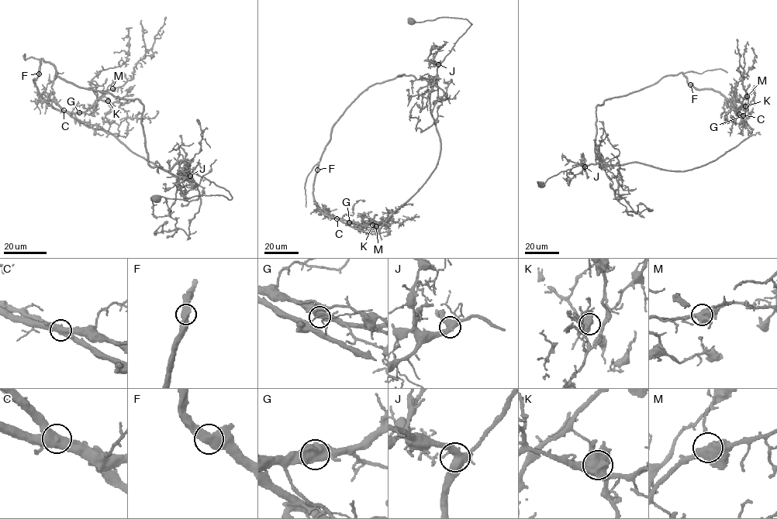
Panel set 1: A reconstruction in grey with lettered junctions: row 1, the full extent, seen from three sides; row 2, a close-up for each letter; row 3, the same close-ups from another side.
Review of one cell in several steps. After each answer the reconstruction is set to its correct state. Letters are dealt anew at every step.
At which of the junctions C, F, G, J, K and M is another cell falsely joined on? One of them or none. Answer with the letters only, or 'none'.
C

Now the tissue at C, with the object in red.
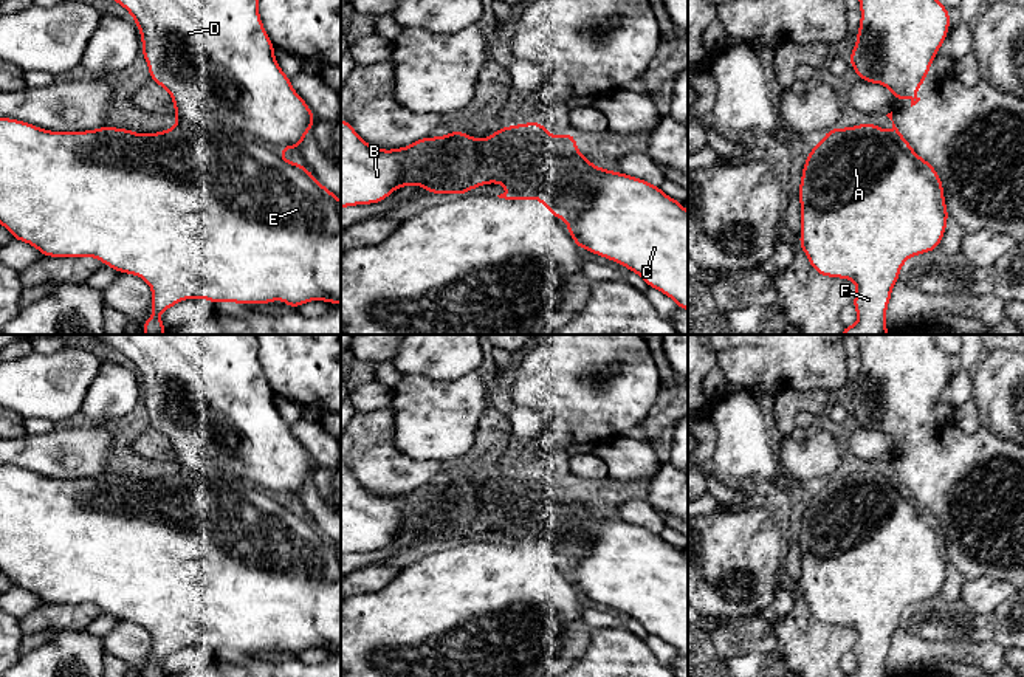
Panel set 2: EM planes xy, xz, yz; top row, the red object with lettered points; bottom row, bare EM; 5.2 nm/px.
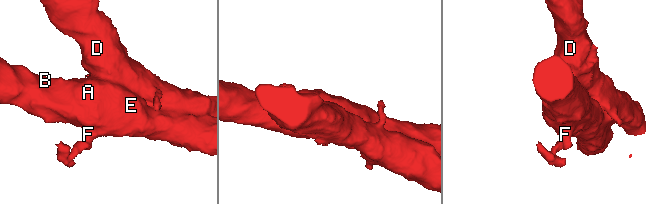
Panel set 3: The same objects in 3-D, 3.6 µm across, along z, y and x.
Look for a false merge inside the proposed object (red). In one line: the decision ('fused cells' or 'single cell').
fused cells

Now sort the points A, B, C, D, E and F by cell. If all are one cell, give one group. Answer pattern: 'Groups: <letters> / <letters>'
Groups: A B E F / C D

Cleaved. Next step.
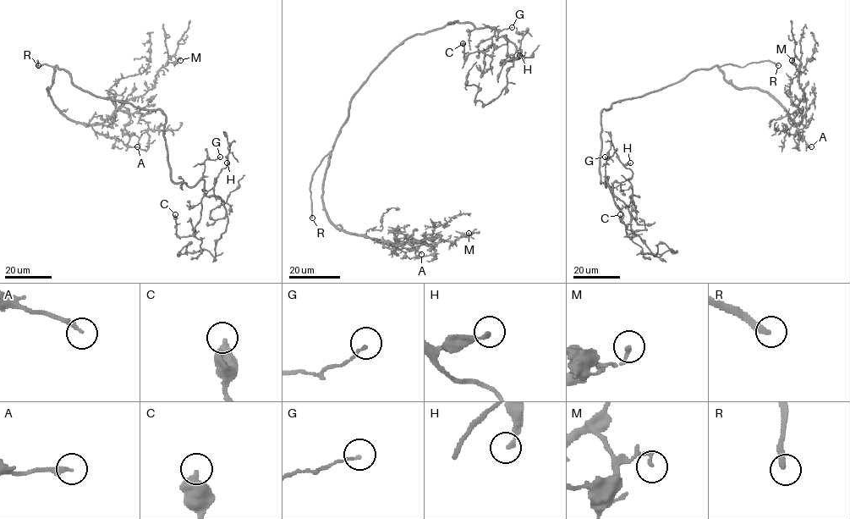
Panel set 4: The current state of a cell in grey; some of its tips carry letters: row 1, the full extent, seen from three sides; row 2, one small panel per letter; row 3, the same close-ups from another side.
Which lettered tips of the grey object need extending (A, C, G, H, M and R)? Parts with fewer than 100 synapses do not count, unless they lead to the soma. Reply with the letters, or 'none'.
R

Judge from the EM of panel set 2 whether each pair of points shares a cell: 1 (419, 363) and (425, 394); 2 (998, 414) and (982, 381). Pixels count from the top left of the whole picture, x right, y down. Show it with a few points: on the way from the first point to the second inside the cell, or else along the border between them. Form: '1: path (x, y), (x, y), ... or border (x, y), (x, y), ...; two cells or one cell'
1: border (405, 374), (423, 374), (436, 380), (457, 378); two cells
2: path (998, 406), (998, 397), (990, 389); one cell

